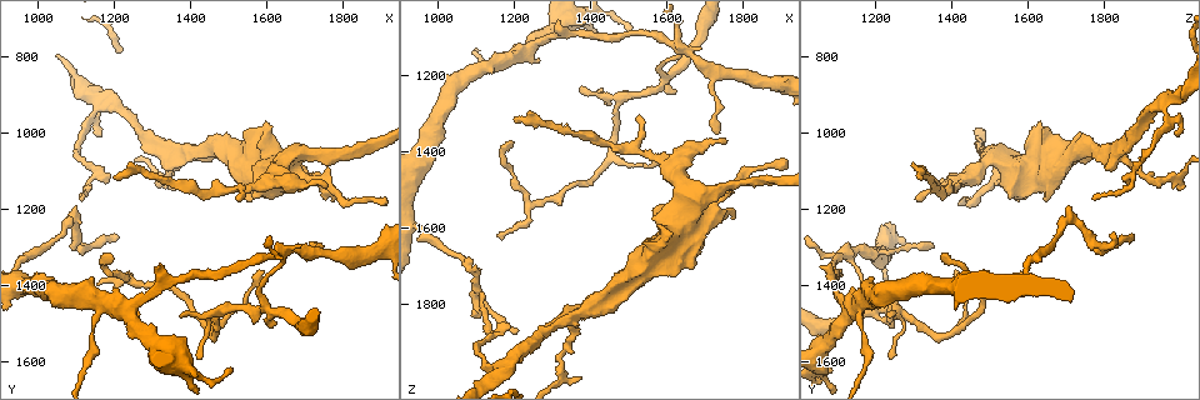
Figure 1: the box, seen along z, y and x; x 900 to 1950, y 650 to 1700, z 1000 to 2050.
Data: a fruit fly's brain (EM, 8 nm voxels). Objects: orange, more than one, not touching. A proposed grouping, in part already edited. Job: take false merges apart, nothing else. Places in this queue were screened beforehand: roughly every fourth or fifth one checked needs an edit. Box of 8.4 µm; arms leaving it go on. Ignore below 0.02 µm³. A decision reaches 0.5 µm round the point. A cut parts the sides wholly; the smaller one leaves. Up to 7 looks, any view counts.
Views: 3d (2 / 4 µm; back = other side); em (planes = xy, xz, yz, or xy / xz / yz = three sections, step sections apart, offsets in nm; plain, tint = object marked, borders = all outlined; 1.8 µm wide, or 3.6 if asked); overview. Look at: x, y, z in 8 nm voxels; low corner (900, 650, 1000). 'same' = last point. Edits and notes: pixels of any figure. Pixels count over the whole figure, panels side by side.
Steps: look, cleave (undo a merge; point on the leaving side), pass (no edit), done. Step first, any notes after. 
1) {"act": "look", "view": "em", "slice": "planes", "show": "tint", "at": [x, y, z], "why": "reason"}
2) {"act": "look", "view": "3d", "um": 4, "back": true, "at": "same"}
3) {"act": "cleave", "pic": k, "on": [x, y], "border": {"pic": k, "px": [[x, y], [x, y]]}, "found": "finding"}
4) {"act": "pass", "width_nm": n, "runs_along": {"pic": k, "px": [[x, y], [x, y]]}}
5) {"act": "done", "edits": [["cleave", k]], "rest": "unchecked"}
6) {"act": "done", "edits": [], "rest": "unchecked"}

{"act": "look", "view": "em", "um": 3.6, "slice": "planes", "show": "tint", "at": [1550, 1060, 1695], "why": "three arms meet"}

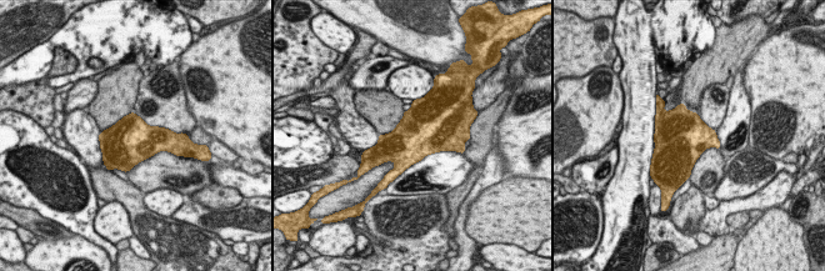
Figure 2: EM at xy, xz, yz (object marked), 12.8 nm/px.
{"act": "pass", "found": "all the same neuron"}

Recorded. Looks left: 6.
{"act": "look", "view": "em", "slice": "yz", "step": 16, "show": "tint", "at": [1180, 920, 1955], "why": "sharp bend"}

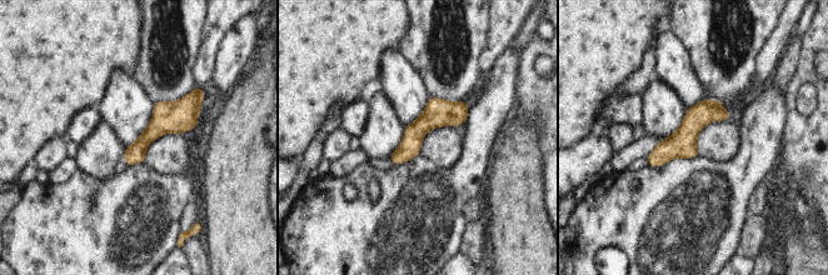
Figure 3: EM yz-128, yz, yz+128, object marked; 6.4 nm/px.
{"act": "look", "view": "em", "slice": "planes", "show": "tint", "at": "same", "why": "cut it another way"}

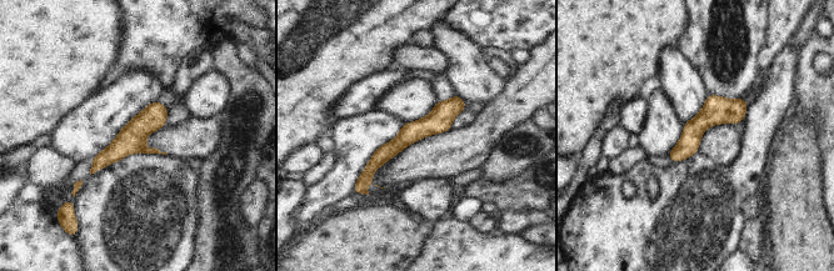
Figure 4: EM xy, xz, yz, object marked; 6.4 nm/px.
{"act": "pass", "width_nm": 140, "runs_along": {"pic": 4, "px": [[463, 105], [411, 131], [359, 184]]}, "found": "continuous, no second neuron"}

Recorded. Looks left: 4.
{"act": "look", "view": "em", "slice": "planes", "show": "tint", "at": [1635, 1325, 1125], "why": "three arms meet"}

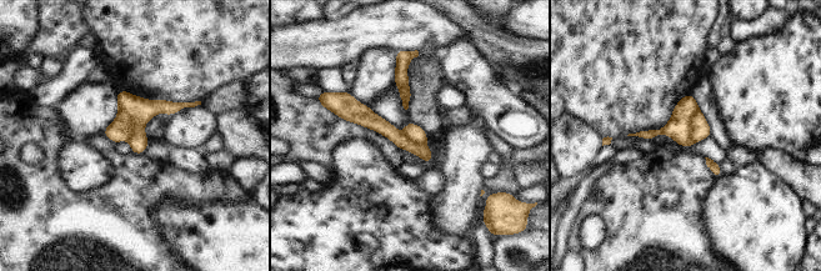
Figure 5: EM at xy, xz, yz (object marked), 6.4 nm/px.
{"act": "cleave", "pic": 5, "on": [679, 128], "width_nm": 170, "border": {"pic": 5, "px": [[697, 109], [691, 119], [694, 141]]}, "found": "a second neuron is stuck on"}

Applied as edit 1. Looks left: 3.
{"act": "done", "edits": [["cleave", 5]], "rest": "unchecked"}

